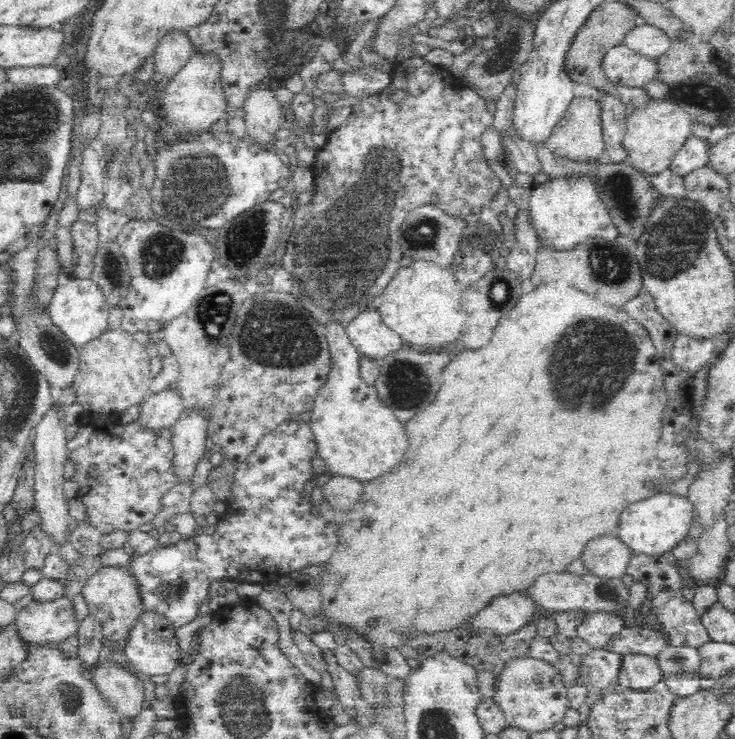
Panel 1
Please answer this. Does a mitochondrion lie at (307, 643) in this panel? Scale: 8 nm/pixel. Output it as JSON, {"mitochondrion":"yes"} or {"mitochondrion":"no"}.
{"mitochondrion":"no"}

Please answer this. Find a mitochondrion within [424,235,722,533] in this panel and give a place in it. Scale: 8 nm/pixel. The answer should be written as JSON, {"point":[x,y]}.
{"point":[610,353]}

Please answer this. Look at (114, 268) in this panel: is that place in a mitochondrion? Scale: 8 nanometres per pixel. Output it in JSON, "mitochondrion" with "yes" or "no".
{"mitochondrion":"yes"}

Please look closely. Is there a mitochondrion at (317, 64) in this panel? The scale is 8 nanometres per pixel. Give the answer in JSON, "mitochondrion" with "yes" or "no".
{"mitochondrion":"no"}

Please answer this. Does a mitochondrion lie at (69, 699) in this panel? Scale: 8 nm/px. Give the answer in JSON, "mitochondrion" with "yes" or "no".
{"mitochondrion":"yes"}

